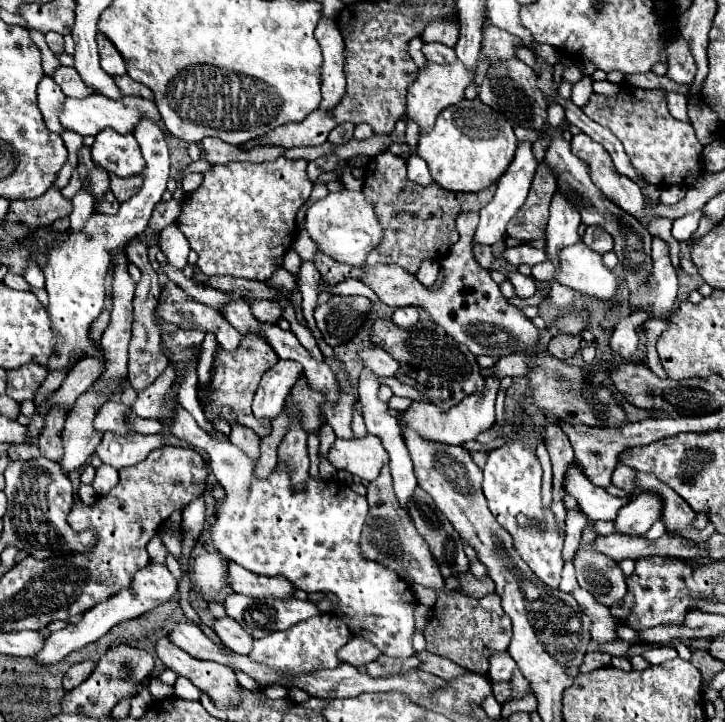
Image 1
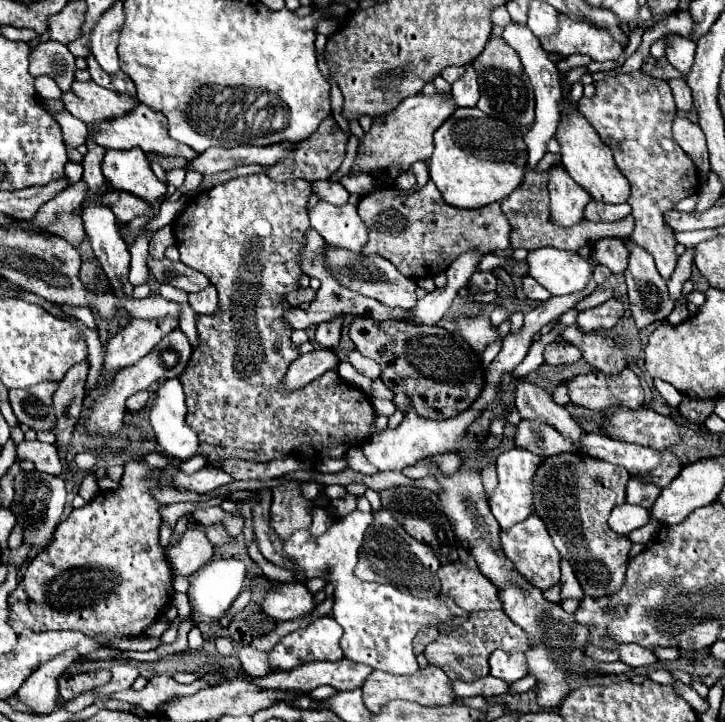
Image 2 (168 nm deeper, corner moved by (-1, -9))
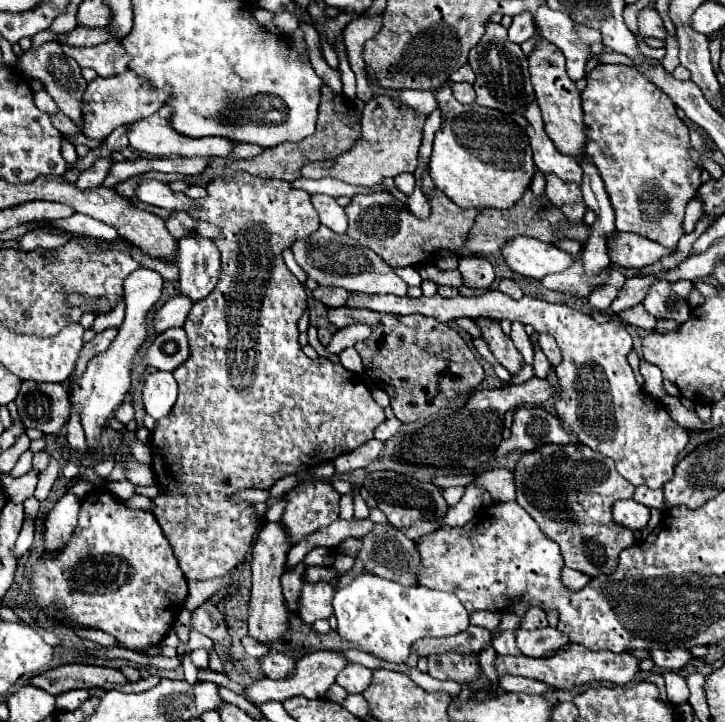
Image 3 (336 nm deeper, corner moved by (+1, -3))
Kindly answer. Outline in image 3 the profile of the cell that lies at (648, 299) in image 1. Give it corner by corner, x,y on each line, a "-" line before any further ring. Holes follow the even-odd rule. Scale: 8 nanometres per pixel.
597,64
595,70
587,74
587,88
583,90
581,106
589,136
585,150
593,164
599,168
599,174
605,182
605,190
617,216
617,230
635,232
653,242
659,242
669,250
675,250
679,238
683,236
681,222
685,206
701,186
701,170
689,158
689,128
677,116
673,100
669,100
665,92
661,92
643,74
639,74
637,68
623,64

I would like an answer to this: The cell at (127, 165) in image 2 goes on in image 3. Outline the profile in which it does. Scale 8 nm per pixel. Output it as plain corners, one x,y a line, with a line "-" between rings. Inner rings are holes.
155,178
141,180
135,188
135,196
137,196
137,200
141,200
145,204
153,204
153,206
169,208
169,210
191,210
195,204
193,198
187,198
185,194
173,192
169,188
169,184
159,182

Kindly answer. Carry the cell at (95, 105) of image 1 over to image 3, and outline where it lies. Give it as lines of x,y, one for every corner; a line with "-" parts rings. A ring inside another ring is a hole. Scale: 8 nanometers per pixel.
161,106
155,114
151,114
149,118
137,120
133,124
127,124
127,138
133,150
141,152
141,154
151,154
155,158
175,158
175,156
229,156
233,142
229,142
227,138
185,138
181,134
177,134
171,126
169,126
169,114
171,108
169,106

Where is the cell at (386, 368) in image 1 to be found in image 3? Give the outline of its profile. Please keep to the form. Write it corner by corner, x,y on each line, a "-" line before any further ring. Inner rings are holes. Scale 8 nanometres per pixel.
345,348
341,354
339,354
339,360
341,364
349,370
349,372
355,372
355,374
363,374
363,360
361,356
357,354
355,348

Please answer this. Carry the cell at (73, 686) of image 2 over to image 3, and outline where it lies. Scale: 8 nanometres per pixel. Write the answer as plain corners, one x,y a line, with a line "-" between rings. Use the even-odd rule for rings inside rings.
67,664
53,670
47,670
39,676
35,676
33,686
41,686
53,696
59,696
69,690
77,688
97,688
105,682
117,682
125,684
127,678
115,670
115,668
103,668
103,666
87,666
87,664

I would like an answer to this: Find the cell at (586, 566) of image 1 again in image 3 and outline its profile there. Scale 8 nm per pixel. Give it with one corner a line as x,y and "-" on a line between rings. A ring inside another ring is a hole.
545,444
533,452
525,452
515,466
515,484
517,484
517,502
527,510
527,514
539,524
541,532
559,544
565,566
579,570
591,578
599,574
611,574
619,564
621,550
635,544
633,530
619,526
611,518
611,506
615,500
631,498
633,484
629,484
615,468
615,462
589,446
581,444

